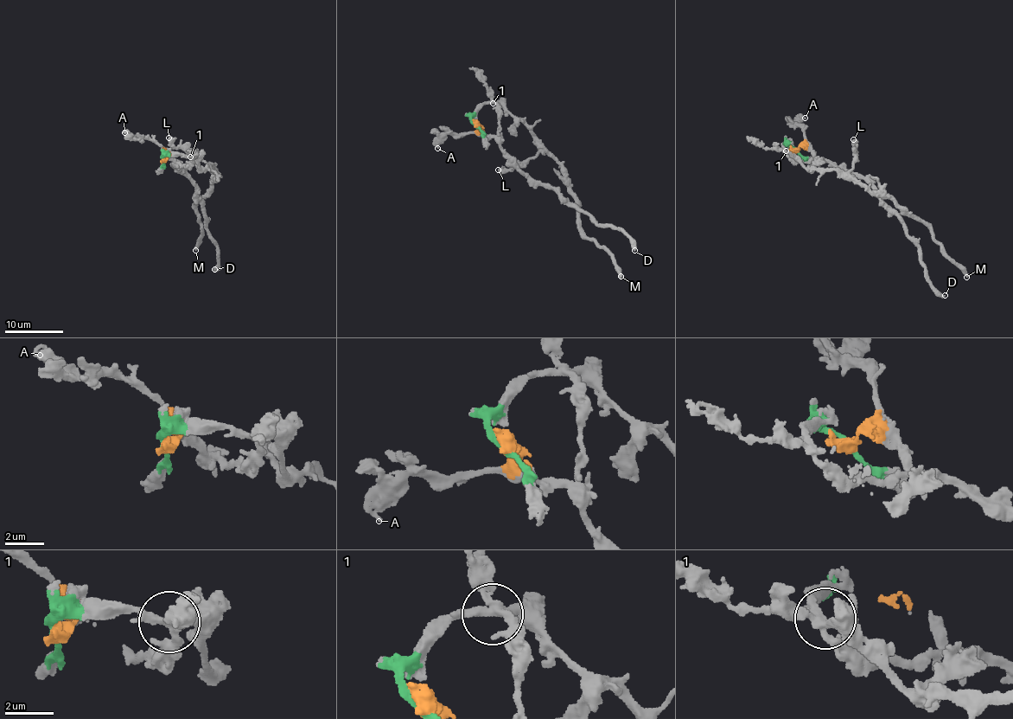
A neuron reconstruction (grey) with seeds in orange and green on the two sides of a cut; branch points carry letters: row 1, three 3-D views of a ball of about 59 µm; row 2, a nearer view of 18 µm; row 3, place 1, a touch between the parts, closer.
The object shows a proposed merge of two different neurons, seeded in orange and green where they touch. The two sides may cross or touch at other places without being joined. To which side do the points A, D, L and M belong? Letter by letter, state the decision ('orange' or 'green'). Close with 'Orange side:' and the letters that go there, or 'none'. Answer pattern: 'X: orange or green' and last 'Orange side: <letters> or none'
A: orange
D: orange
L: green
M: green
Orange side: A, D

